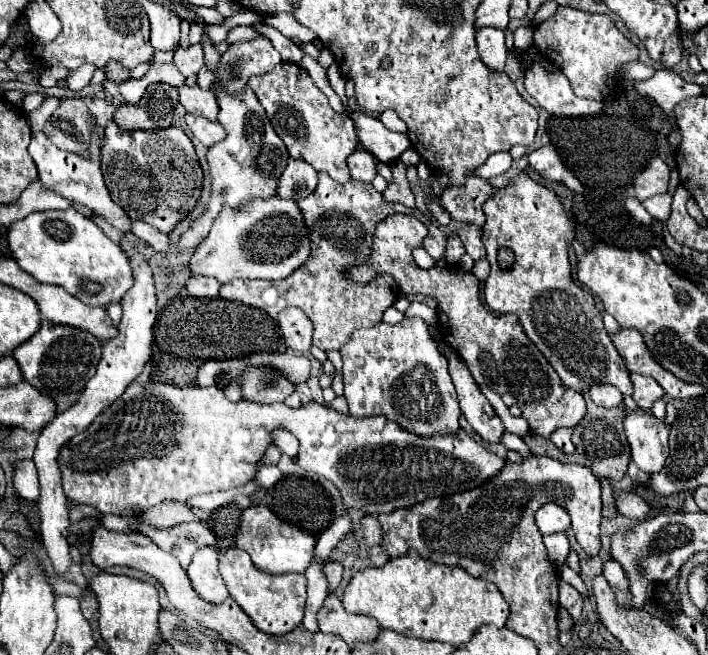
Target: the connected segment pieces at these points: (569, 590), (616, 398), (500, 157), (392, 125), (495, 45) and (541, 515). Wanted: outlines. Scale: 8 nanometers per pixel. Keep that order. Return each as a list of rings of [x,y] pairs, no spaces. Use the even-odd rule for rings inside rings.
[[[565,581],[559,583],[559,605],[565,607],[575,621],[579,619],[579,615],[581,615],[581,595],[573,585],[569,585]]]
[[[597,385],[597,387],[591,387],[589,389],[589,395],[593,399],[595,405],[601,405],[601,407],[617,407],[623,403],[623,395],[617,387],[613,385]]]
[[[493,153],[481,167],[477,167],[475,177],[489,179],[489,177],[505,173],[509,167],[511,167],[511,155],[509,153]]]
[[[387,109],[387,111],[383,111],[381,115],[379,115],[379,119],[389,127],[389,129],[393,129],[393,131],[399,131],[399,133],[407,133],[407,125],[397,117],[397,113],[393,111],[393,109]]]
[[[485,27],[477,31],[477,47],[481,61],[491,69],[491,71],[503,71],[505,59],[507,59],[507,49],[505,49],[505,33],[501,29]]]
[[[547,503],[547,505],[541,505],[537,511],[535,511],[535,523],[539,527],[539,531],[543,535],[547,533],[557,533],[557,531],[565,531],[569,525],[571,525],[571,519],[569,519],[569,513],[555,505],[555,503]]]

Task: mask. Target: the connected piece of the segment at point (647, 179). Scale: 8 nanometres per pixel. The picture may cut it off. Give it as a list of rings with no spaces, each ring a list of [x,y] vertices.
[[[655,157],[647,165],[647,169],[633,181],[633,189],[635,189],[637,199],[645,201],[645,199],[649,199],[653,195],[665,193],[667,183],[669,183],[669,167],[665,165],[663,159]]]

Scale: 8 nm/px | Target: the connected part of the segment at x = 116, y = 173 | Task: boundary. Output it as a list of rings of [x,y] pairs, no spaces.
[[[111,121],[107,127],[107,143],[101,151],[101,169],[105,183],[113,201],[133,219],[143,221],[157,227],[163,233],[169,233],[177,227],[181,219],[185,219],[197,205],[203,187],[203,169],[199,165],[195,147],[191,139],[179,127],[153,129],[153,131],[121,131]]]

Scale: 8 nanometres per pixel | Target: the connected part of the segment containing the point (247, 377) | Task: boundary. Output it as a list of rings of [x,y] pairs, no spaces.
[[[251,367],[245,371],[241,381],[243,399],[257,403],[281,403],[295,391],[293,383],[289,383],[285,375],[267,367]]]

